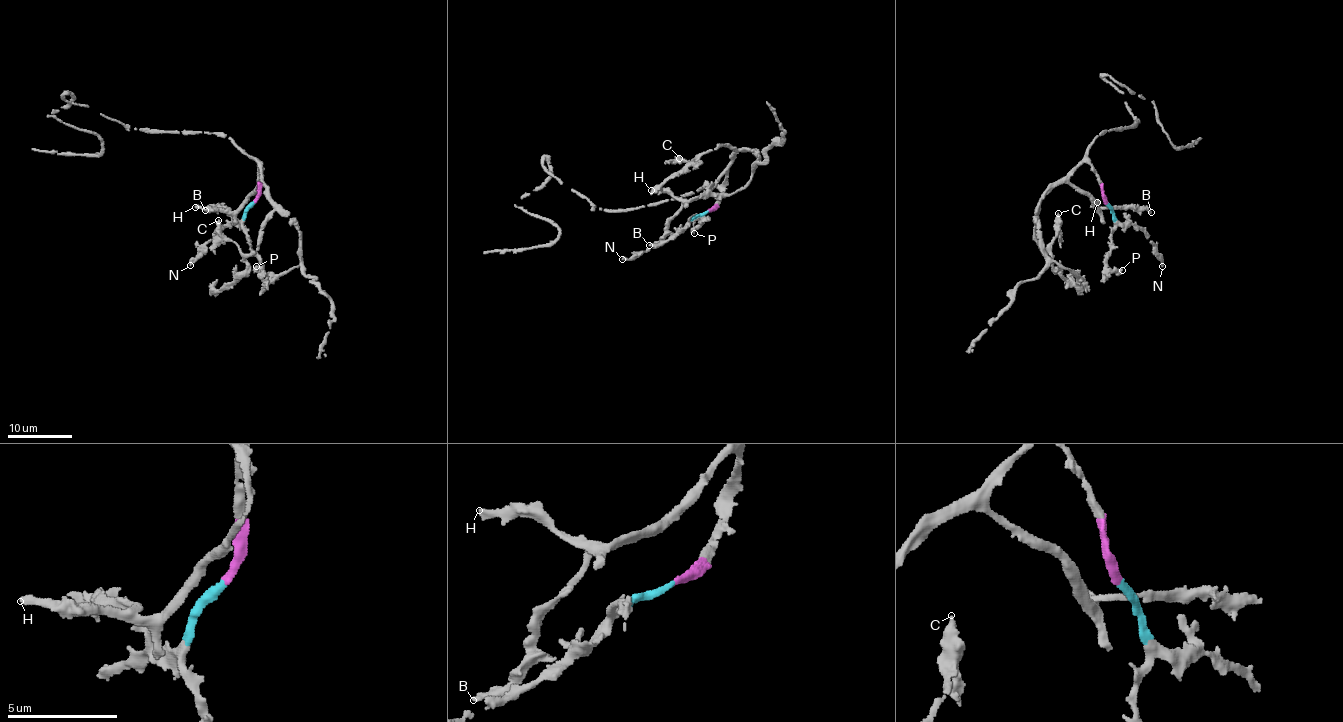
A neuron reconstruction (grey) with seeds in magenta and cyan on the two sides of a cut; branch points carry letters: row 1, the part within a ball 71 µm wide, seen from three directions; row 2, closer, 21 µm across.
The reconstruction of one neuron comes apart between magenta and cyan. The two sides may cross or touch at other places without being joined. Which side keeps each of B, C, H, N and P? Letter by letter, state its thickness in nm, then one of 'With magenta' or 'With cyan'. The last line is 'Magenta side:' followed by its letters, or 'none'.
B: Thickness 320 nm. With magenta
C: Thickness 400 nm. With magenta
H: Thickness 340 nm. With magenta
N: Thickness 240 nm. With cyan
P: Thickness 460 nm. With cyan
Magenta side: B, C, H

